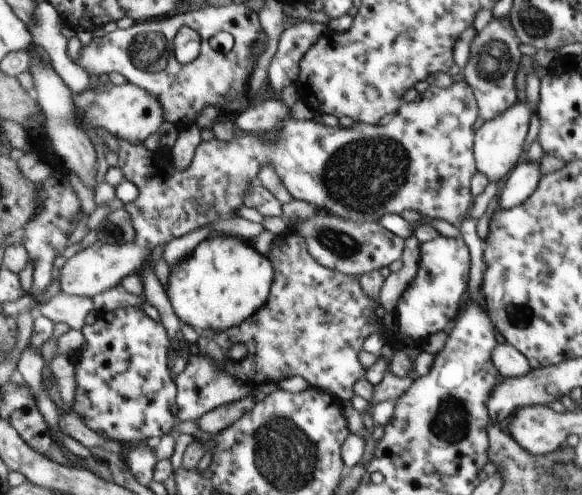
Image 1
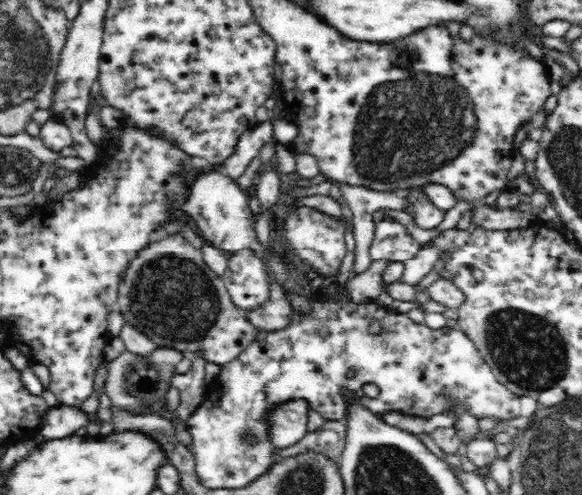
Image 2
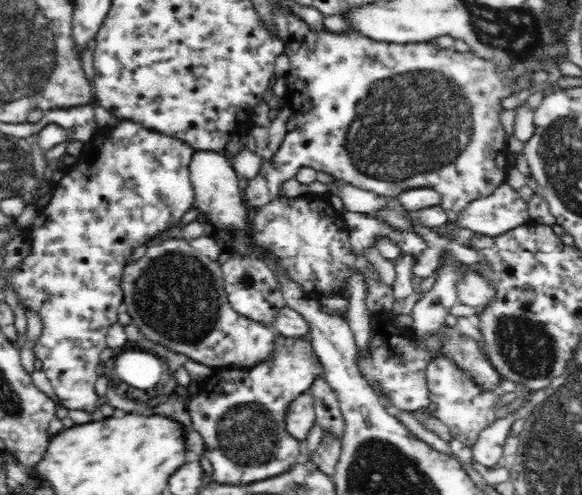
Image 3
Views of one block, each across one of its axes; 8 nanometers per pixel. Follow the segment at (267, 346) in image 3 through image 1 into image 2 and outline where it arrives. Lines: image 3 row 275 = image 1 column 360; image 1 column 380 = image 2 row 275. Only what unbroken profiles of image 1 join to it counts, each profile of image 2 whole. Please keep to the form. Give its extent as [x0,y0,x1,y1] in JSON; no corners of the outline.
[117,233,260,366]

